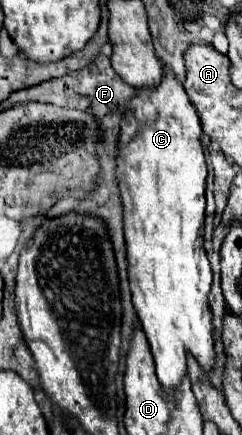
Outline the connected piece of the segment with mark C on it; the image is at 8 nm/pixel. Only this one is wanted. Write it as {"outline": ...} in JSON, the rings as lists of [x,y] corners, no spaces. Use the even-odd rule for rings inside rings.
{"outline":[[[165,71],[163,81],[155,91],[137,91],[121,121],[117,179],[125,207],[123,223],[129,261],[129,283],[133,293],[133,305],[141,321],[141,329],[147,335],[155,359],[157,379],[167,393],[179,389],[179,383],[187,373],[187,353],[191,353],[197,359],[205,375],[209,375],[217,363],[217,351],[213,341],[213,311],[209,307],[213,271],[203,247],[207,165],[199,143],[199,133],[199,117],[183,85],[169,71]]]}

